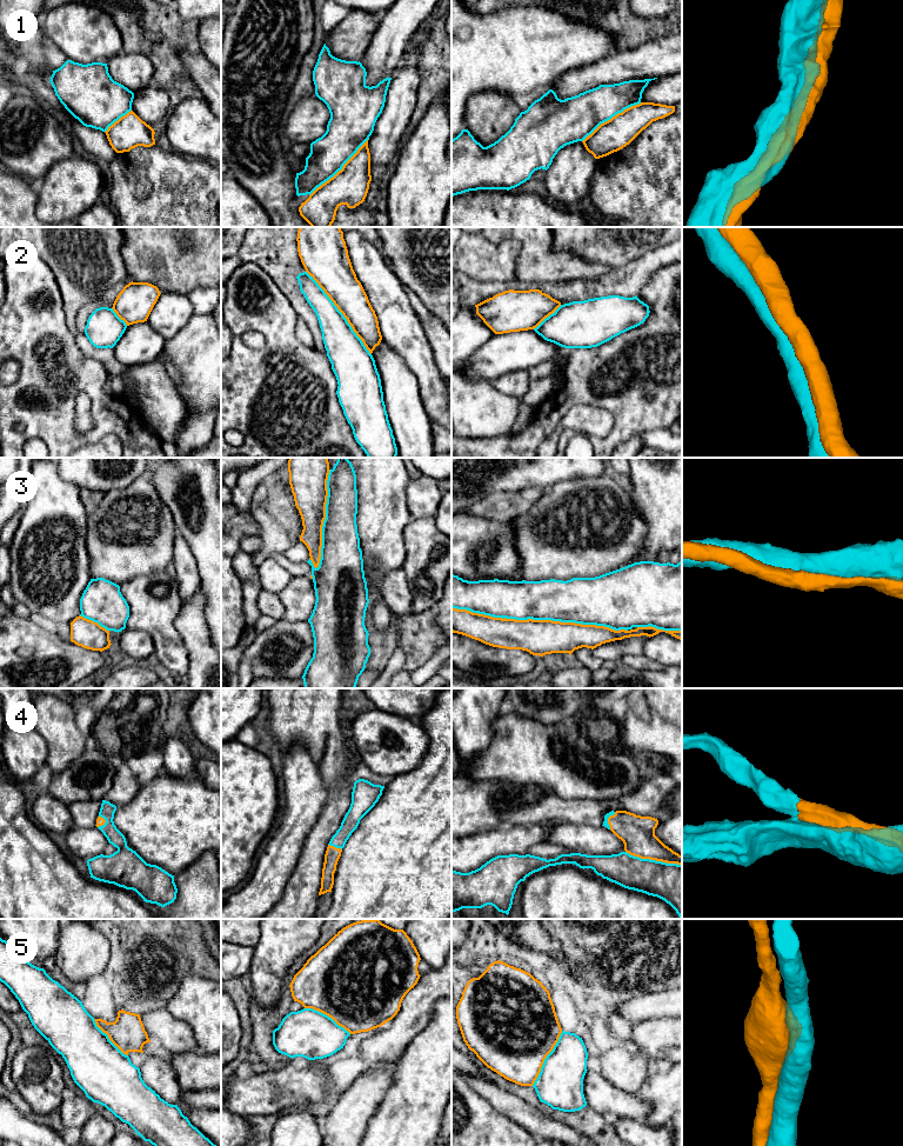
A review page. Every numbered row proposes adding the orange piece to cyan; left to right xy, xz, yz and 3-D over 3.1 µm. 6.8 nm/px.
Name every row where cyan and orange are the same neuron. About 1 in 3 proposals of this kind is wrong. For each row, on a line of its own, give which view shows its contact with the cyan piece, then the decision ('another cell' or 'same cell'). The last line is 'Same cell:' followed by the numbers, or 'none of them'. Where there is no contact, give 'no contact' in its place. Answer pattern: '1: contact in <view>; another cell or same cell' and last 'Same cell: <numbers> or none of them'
1: contact in xz; same cell
2: contact in xz; another cell
3: contact in yz; another cell
4: contact in yz; same cell
5: contact in yz; same cell
Same cell: 1, 4, 5

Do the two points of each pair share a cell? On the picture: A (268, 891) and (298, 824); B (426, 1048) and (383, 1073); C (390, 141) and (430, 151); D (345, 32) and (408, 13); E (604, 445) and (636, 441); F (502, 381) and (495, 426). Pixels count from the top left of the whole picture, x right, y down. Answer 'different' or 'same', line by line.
A: same
B: different
C: different
D: different
E: different
F: different

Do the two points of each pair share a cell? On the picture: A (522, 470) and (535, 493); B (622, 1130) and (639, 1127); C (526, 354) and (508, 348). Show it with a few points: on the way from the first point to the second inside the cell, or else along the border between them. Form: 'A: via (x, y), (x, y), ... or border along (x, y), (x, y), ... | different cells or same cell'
A: border along (544, 488), (524, 487), (504, 492) | different cells
B: via (626, 1130), (635, 1130) | same cell
C: via (521, 351), (513, 351) | same cell

